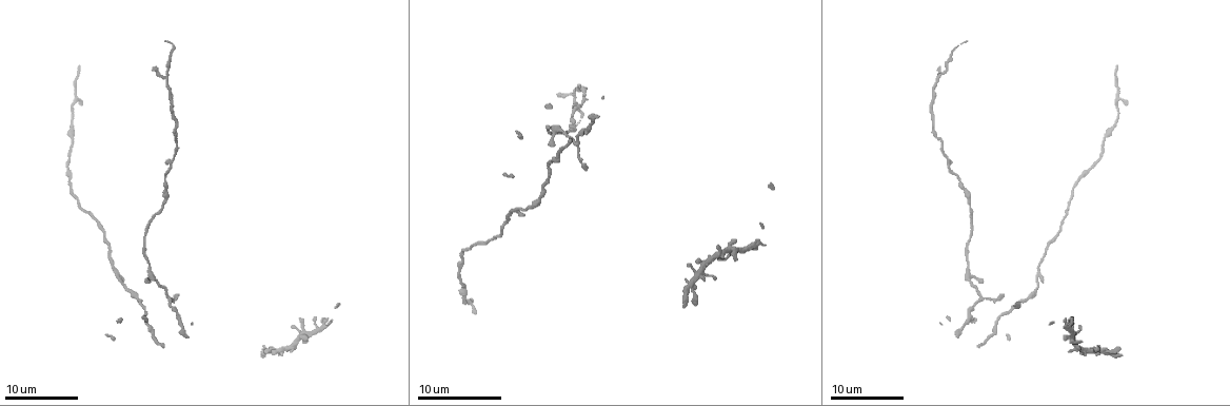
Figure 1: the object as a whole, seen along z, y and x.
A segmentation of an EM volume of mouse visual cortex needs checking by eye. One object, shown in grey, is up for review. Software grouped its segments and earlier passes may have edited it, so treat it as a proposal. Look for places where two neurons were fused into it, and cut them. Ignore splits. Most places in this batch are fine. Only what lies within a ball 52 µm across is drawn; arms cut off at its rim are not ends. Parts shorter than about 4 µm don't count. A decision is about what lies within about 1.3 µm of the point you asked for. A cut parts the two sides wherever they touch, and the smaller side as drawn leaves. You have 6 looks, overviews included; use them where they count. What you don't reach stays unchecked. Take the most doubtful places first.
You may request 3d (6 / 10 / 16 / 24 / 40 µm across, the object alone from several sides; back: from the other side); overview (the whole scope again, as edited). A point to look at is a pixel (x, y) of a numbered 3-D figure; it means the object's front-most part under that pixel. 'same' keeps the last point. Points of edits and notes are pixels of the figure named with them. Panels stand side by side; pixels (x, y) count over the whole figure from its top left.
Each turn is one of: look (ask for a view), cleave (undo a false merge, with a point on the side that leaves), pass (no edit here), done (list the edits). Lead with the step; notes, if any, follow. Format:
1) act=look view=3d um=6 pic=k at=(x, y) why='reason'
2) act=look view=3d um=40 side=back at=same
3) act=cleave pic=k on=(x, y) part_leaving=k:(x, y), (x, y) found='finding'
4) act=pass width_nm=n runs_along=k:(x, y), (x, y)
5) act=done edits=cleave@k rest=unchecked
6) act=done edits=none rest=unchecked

act=look view=3d um=16 pic=1 at=(576, 146) why='branch point'

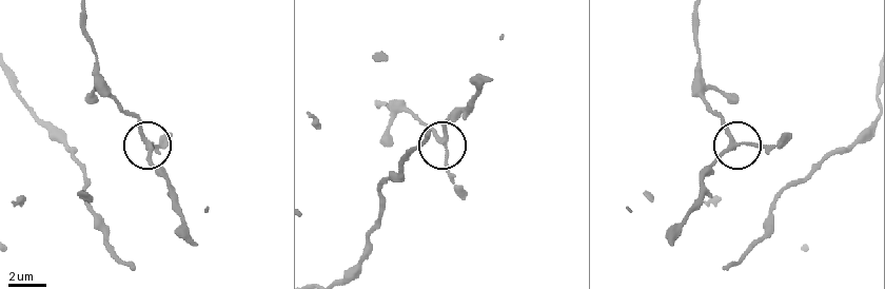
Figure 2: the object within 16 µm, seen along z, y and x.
act=pass arms=3 found='continuous, no second neuron'

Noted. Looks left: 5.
act=look view=3d um=16 pic=1 at=(130, 291) why='sudden change in width'

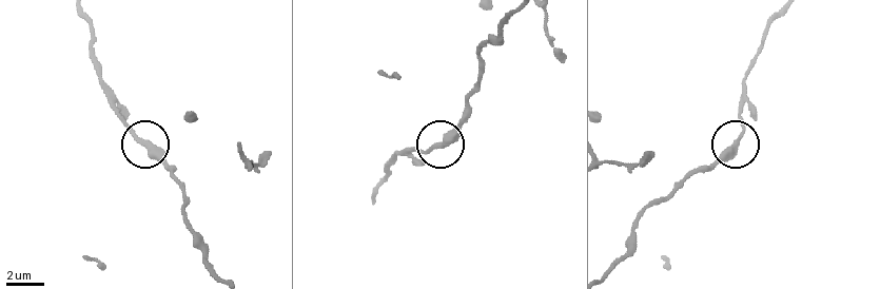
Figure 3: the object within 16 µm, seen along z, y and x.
act=pass runs_along=3:(605, 271), (627, 247), (643, 210), (738, 138), (742, 102) found='all the same neuron'

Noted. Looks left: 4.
act=look view=3d um=10 pic=1 at=(72, 126) why='thick turns thin'

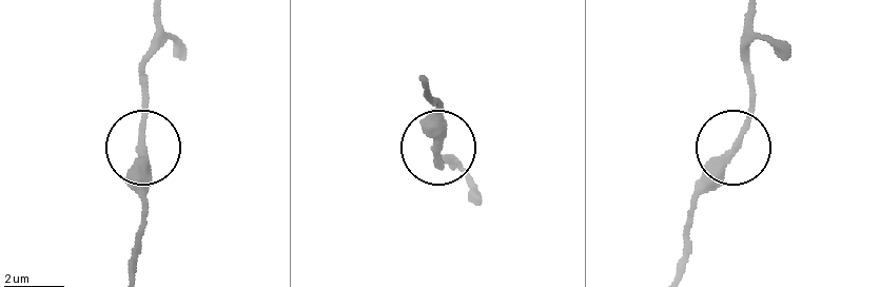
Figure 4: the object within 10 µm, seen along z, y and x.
act=pass runs_along=4:(134, 273), (141, 72) found='continuous, no second neuron'

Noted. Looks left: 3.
act=done edits=none rest=unchecked

